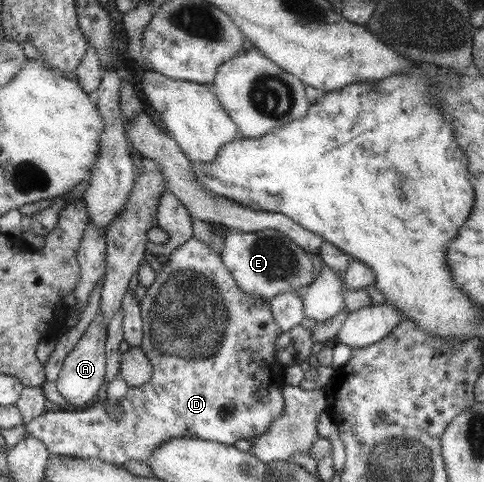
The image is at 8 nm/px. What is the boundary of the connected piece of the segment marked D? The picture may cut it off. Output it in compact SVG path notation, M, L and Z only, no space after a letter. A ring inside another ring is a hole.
M191 237L189 242L185 242L185 245L181 244L172 255L168 256L168 261L163 265L162 270L158 269L155 282L148 286L147 294L139 300L144 321L144 340L140 347L152 362L152 377L143 386L130 388L127 396L117 402L111 403L106 400L104 403L96 403L82 411L59 411L51 407L42 417L24 424L28 437L40 438L48 446L51 456L100 458L103 462L117 464L117 466L123 466L129 460L131 462L147 462L152 452L163 442L171 440L172 437L198 438L231 446L235 440L241 440L241 438L249 440L251 436L259 436L264 433L276 416L283 413L284 400L281 400L283 366L277 360L274 349L275 340L280 336L281 330L276 326L270 305L264 298L241 290L231 272L220 260L220 256L215 254L207 244L197 239L197 237ZM112 404L118 404L122 408L119 420L113 420L109 414Z

